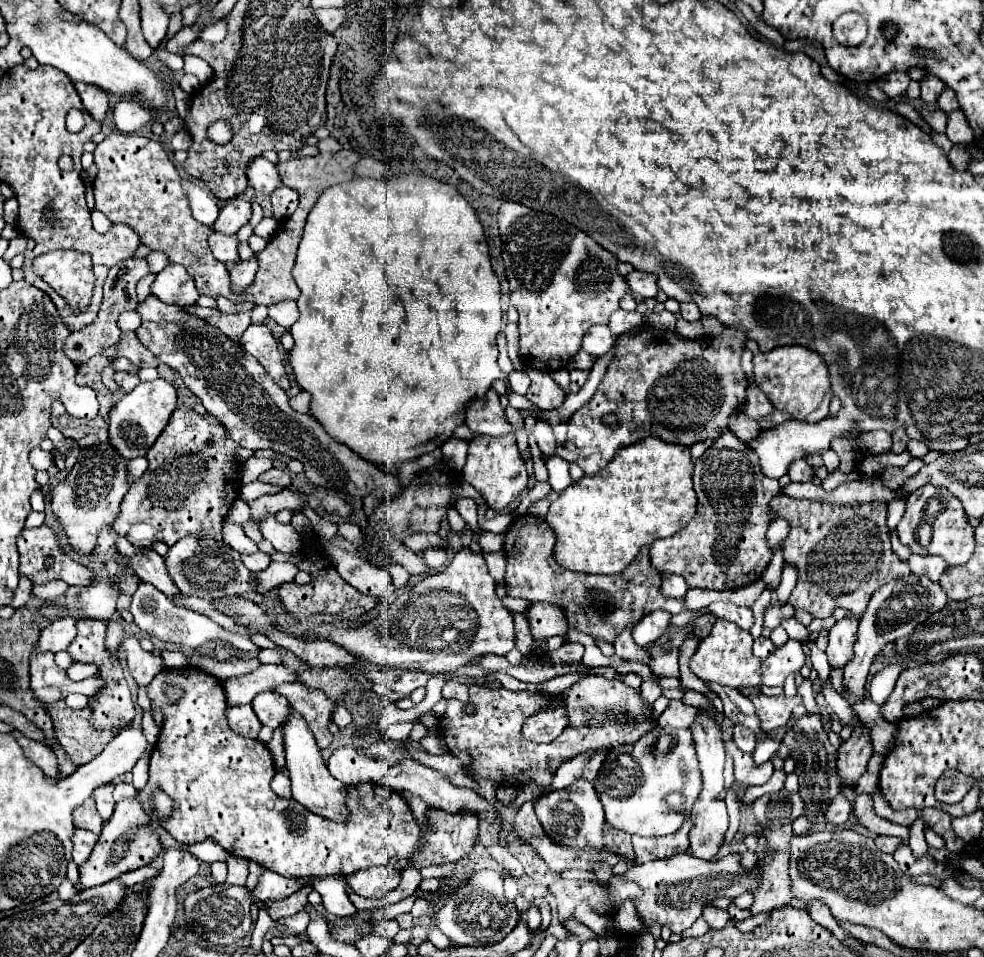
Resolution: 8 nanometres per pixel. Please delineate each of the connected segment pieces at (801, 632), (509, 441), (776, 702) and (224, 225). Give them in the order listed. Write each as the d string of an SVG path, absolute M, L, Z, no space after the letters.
M786 619L786 621L782 621L782 627L788 631L788 635L790 635L792 639L798 639L798 641L810 635L810 631L808 631L802 623L798 623L796 619Z
M513 433L500 437L481 435L476 438L480 438L483 443L480 443L480 439L474 439L470 443L468 461L464 465L462 479L468 481L482 495L488 509L502 511L528 487L526 465L524 465L522 457L520 457L520 451L516 447L516 437Z
M744 687L740 689L744 695L748 695L752 699L752 703L756 705L756 713L760 717L760 727L764 731L770 731L774 727L782 727L790 715L792 715L792 707L800 705L802 699L794 697L794 699L786 699L784 695L778 697L766 697L766 695L758 695L758 687Z
M234 197L226 201L226 205L220 209L218 219L214 221L214 229L224 235L236 235L238 229L250 221L250 215L250 203L242 197Z

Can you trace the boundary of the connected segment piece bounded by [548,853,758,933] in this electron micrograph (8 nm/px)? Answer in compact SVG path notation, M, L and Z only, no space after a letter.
M684 853L684 855L674 855L668 859L658 859L652 863L628 867L624 875L612 875L606 885L600 885L598 881L590 883L590 881L558 879L548 887L548 891L556 899L560 925L564 925L566 919L574 917L576 903L580 901L586 901L590 909L596 911L598 915L610 915L626 899L632 899L644 927L658 923L660 927L664 925L670 927L672 933L682 933L702 915L706 901L712 903L718 897L734 899L744 891L752 891L756 881L758 875L754 871L746 873L740 867L740 855L728 855L718 861L700 861Z

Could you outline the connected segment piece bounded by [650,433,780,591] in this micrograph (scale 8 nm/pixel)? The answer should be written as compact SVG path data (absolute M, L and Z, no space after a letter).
M724 433L696 459L694 491L698 495L694 519L680 533L658 539L650 547L652 569L660 575L682 575L688 587L714 591L758 581L772 559L772 551L766 545L766 529L770 525L768 501L780 493L778 481L762 475L752 449L748 451L732 433Z

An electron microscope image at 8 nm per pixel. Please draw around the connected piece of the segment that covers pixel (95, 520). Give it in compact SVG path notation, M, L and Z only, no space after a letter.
M106 443L94 449L82 449L68 477L52 491L52 511L64 527L64 535L72 551L82 557L92 555L96 535L104 525L112 525L120 513L120 501L128 491L126 461Z

